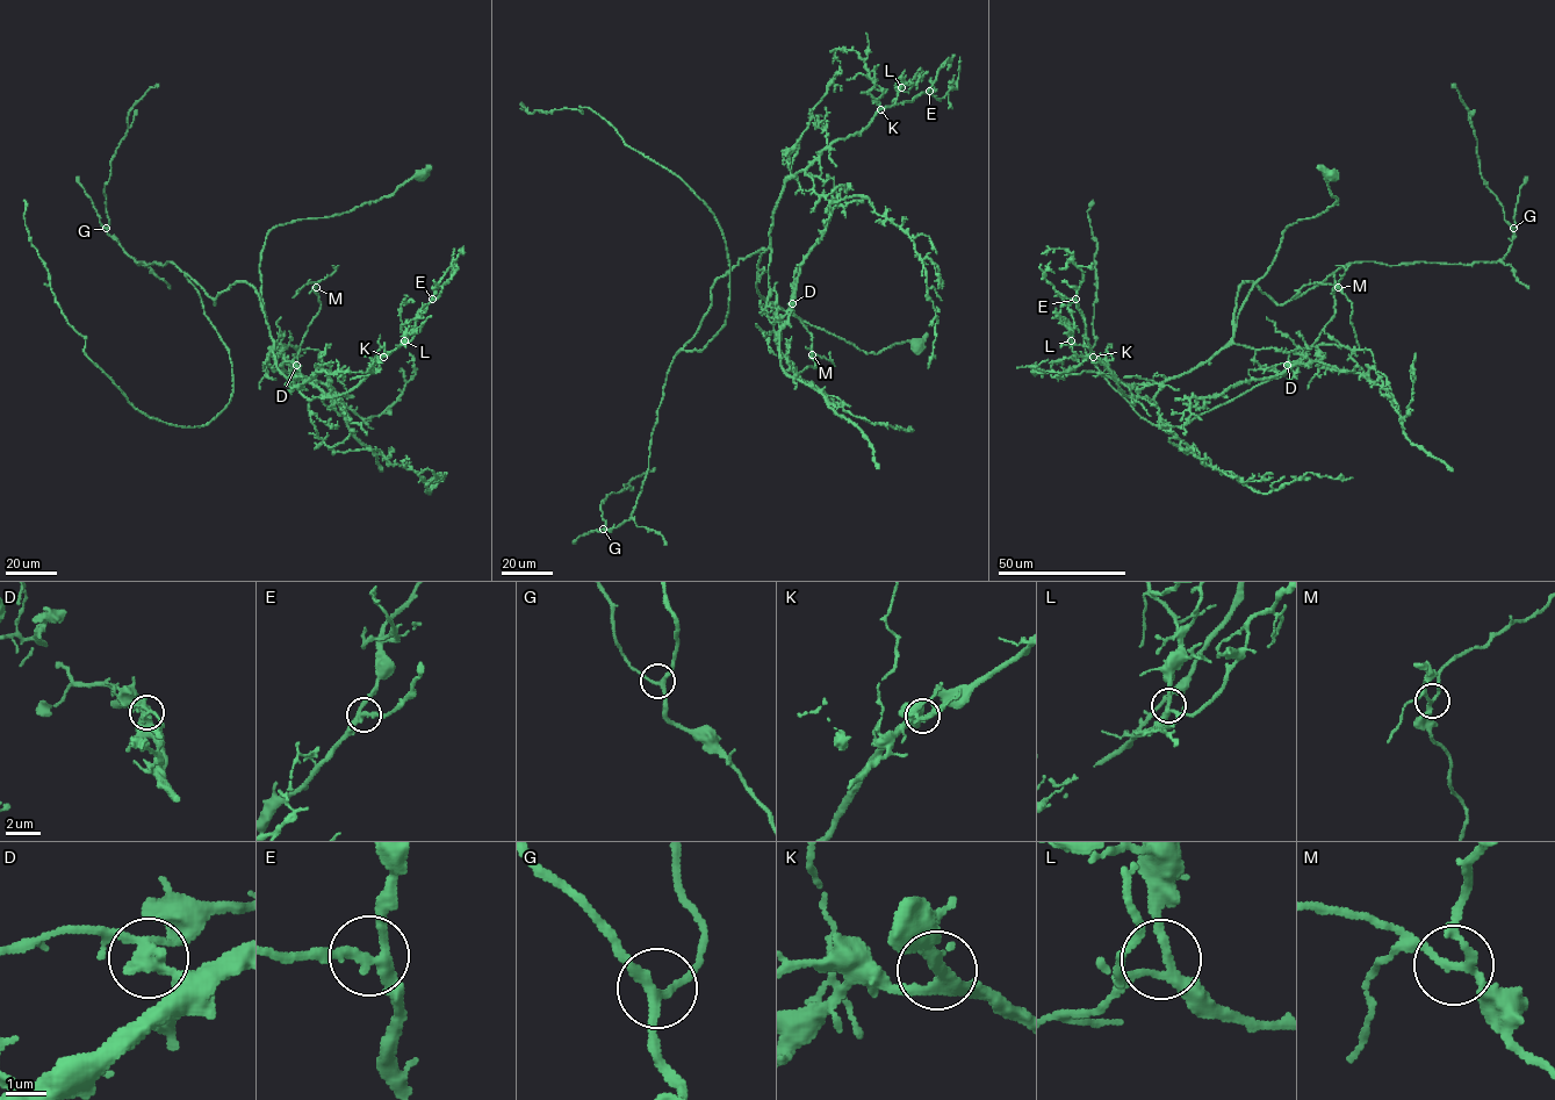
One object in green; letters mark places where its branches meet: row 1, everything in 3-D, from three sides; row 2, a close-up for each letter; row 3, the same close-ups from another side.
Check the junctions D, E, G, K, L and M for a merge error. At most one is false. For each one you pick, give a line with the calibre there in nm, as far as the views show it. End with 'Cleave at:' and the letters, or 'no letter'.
D: 240 nm
Cleave at: D

